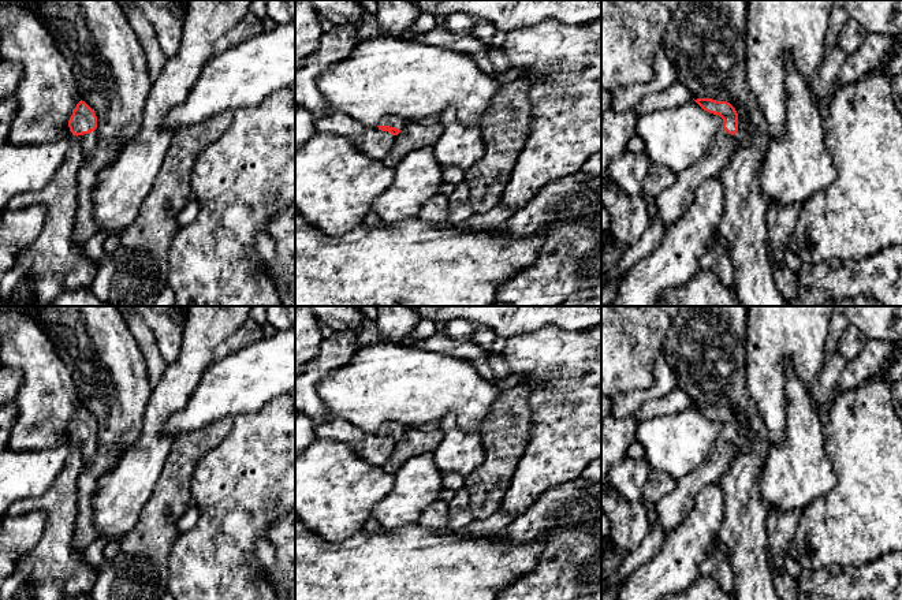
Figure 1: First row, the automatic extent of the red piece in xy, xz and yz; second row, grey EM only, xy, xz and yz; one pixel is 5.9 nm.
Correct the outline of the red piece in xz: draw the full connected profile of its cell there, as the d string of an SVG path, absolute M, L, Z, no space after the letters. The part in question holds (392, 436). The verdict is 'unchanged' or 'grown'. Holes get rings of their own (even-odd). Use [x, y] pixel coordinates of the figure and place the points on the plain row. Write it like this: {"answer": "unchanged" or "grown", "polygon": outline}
{"answer": "grown", "polygon": "M388 422L379 429L379 436L388 437L392 441L398 441L403 435L405 428L399 424Z"}

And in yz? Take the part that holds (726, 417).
{"answer": "grown", "polygon": "M712 405L694 406L704 417L719 421L723 435L718 439L709 456L693 473L676 482L672 492L655 504L657 521L664 532L675 529L690 513L698 493L709 484L719 482L734 458L734 440L738 437L738 420L727 407Z"}

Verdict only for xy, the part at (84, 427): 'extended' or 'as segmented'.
extended

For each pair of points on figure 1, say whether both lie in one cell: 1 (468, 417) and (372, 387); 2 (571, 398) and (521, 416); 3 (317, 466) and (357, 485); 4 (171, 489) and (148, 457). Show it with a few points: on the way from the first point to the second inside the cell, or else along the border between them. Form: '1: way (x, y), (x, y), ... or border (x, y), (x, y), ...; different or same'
1: way (444, 394), (438, 387), (395, 387); same
2: border (520, 383), (526, 388), (530, 410), (526, 444); different
3: way (327, 476), (336, 485), (347, 485); same
4: border (172, 443), (163, 470), (151, 496), (145, 502); different

